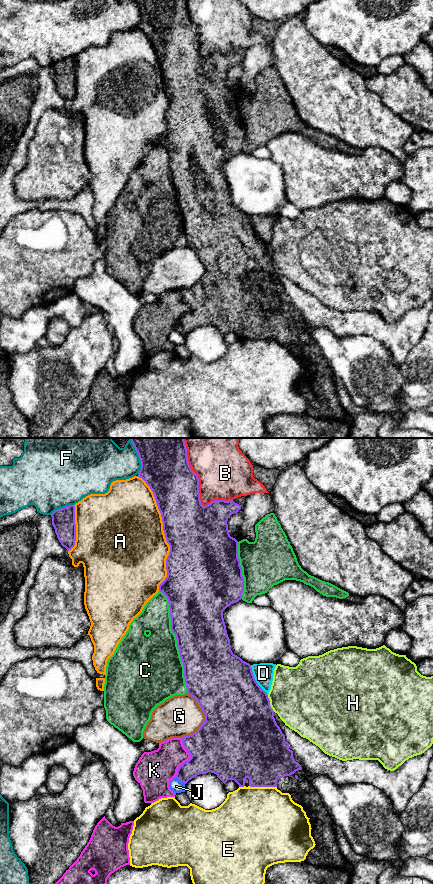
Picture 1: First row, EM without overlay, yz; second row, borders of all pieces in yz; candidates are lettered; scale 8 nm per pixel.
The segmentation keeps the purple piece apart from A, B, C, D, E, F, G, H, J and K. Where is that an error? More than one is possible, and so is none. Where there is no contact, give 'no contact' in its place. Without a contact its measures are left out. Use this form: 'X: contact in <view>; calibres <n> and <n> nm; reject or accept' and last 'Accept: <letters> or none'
A: contact in yz; calibres 460 and 500 nm; reject
B: contact in yz; calibres 380 and 420 nm; reject
C: contact in yz; calibres 420 and 440 nm; reject
D: contact in yz; calibres 500 and 160 nm; reject
E: contact in yz; calibres 440 and 500 nm; reject
F: contact in yz; calibres 400 and 300 nm; reject
G: contact in yz; calibres 500 and 320 nm; reject
H: contact in yz; calibres 500 and 460 nm; reject
J: contact in yz; calibres 220 and 100 nm; reject
K: contact in yz; calibres 420 and 280 nm; reject
Accept: none

